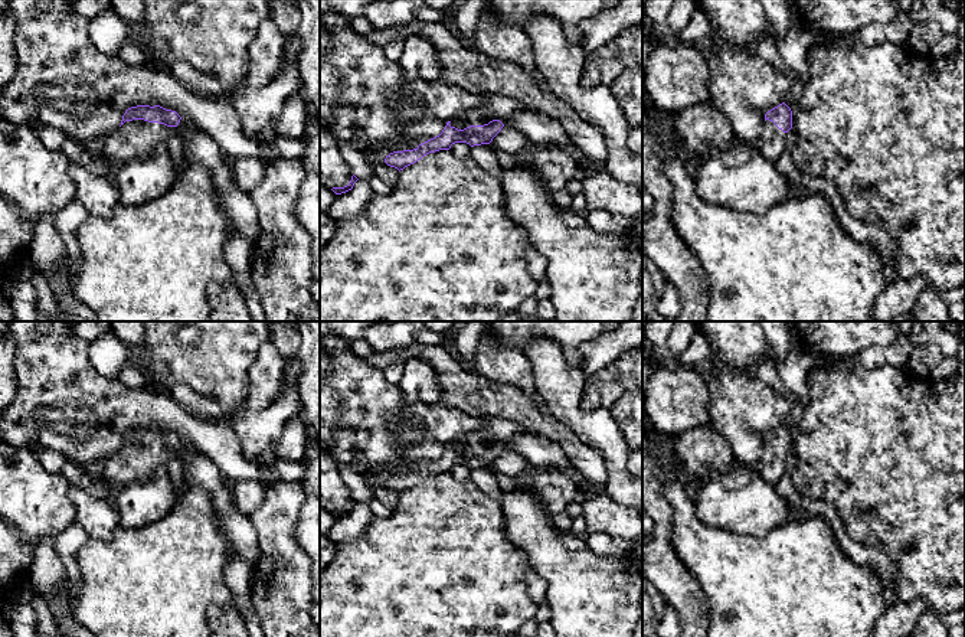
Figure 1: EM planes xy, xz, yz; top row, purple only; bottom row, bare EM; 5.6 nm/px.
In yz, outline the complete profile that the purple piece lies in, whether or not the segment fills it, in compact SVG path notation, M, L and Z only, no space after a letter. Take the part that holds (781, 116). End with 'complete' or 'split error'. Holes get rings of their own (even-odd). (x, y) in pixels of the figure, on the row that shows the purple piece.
M782 102L765 114L762 133L756 141L756 147L768 160L778 160L785 150L786 133L791 128L792 111Z; split error

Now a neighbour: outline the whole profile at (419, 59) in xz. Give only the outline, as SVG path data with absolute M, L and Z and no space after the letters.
M419 35L403 42L399 66L409 78L436 79L441 76L441 62L434 45Z

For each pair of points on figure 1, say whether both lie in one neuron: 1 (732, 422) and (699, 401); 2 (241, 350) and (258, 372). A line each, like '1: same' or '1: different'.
1: different
2: different

